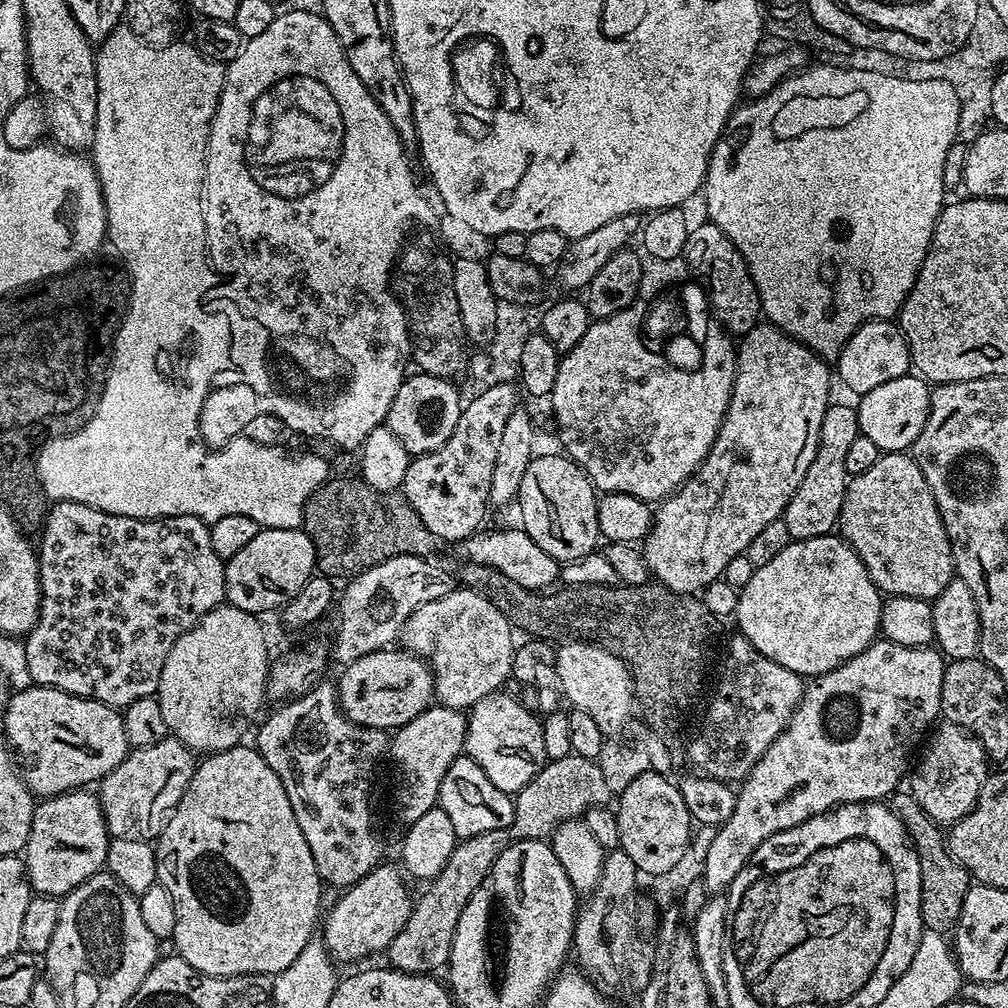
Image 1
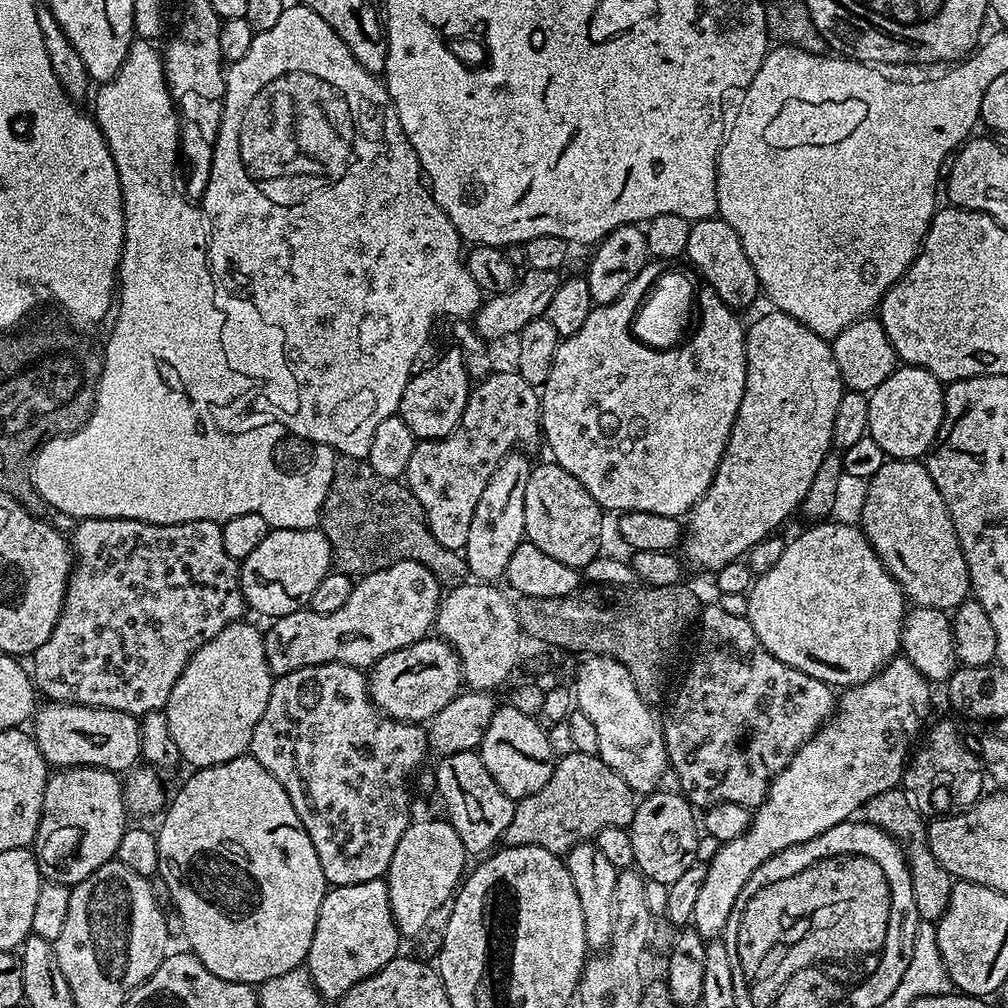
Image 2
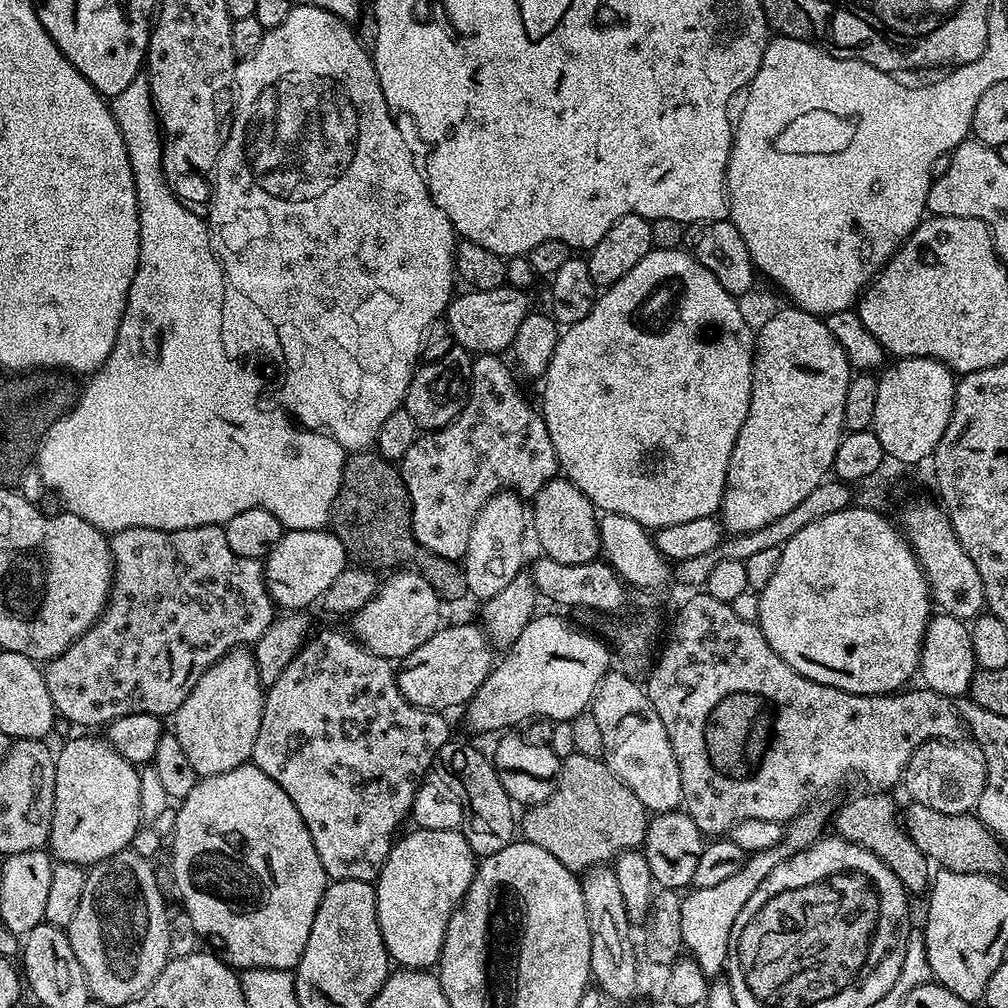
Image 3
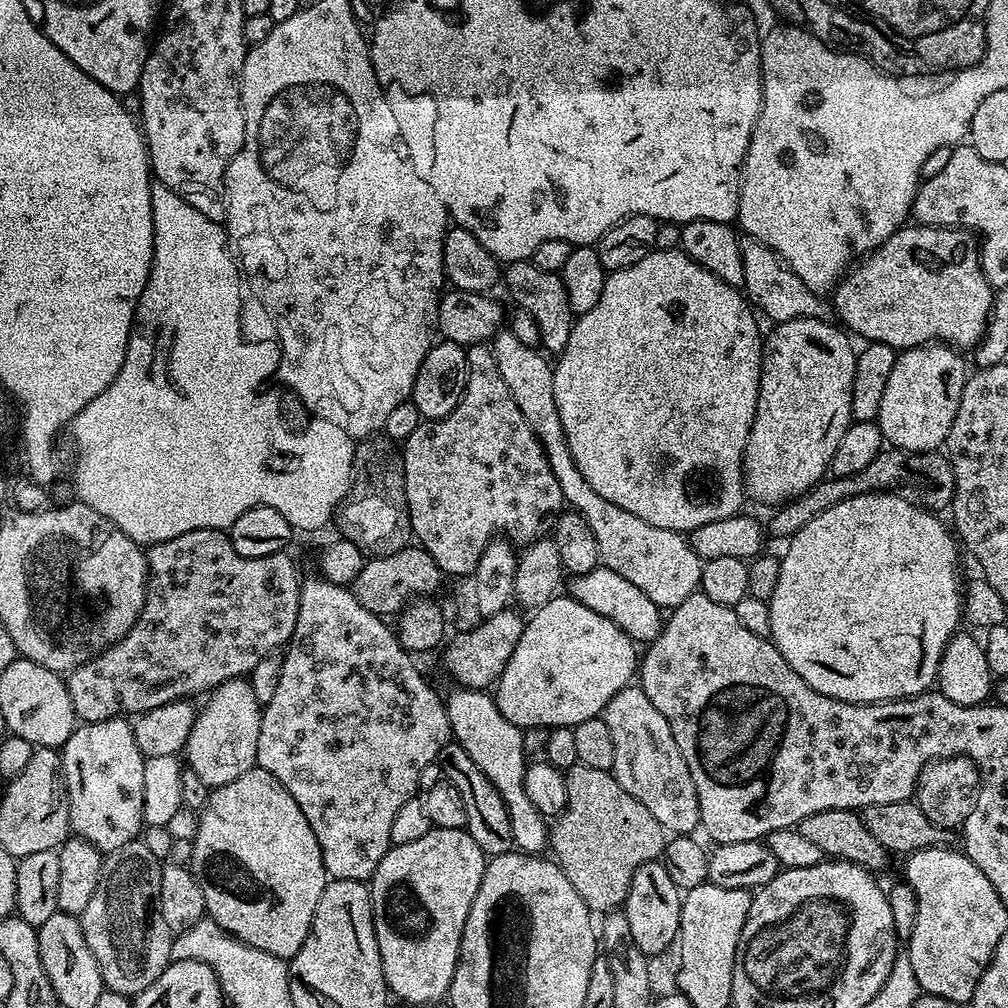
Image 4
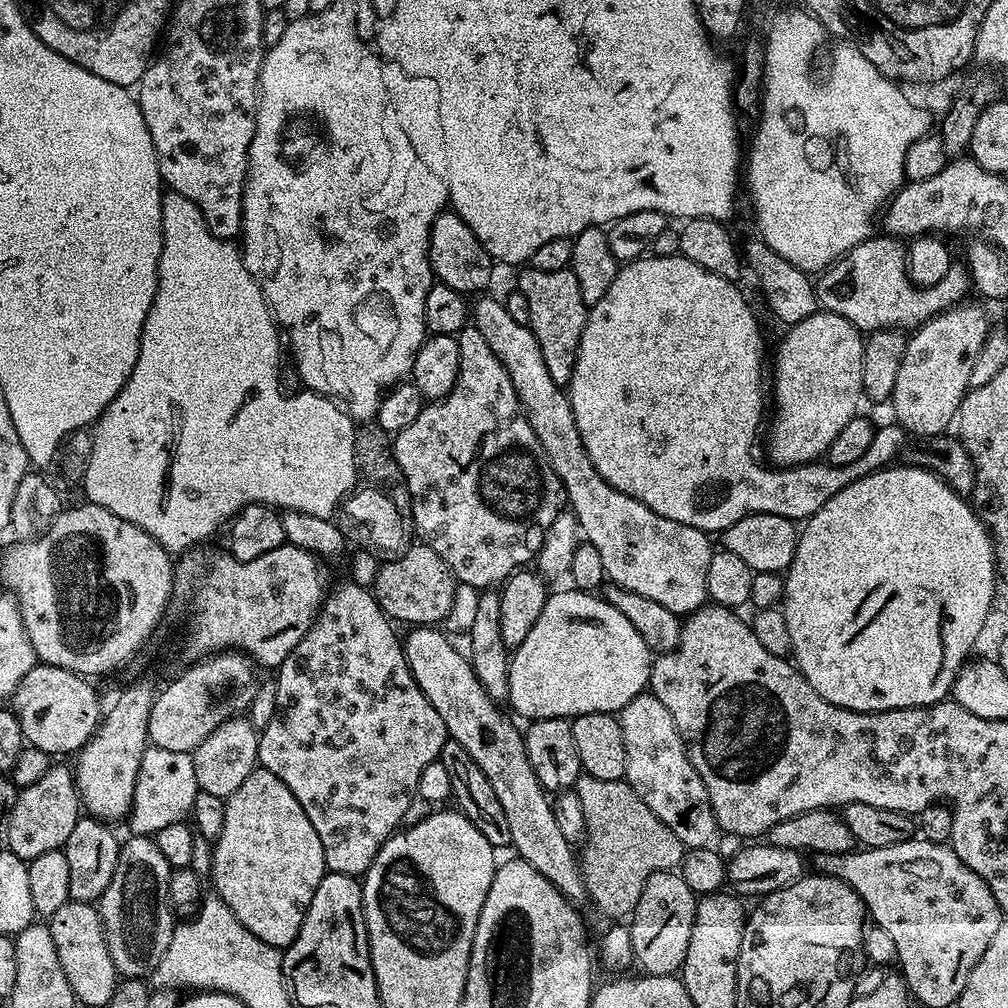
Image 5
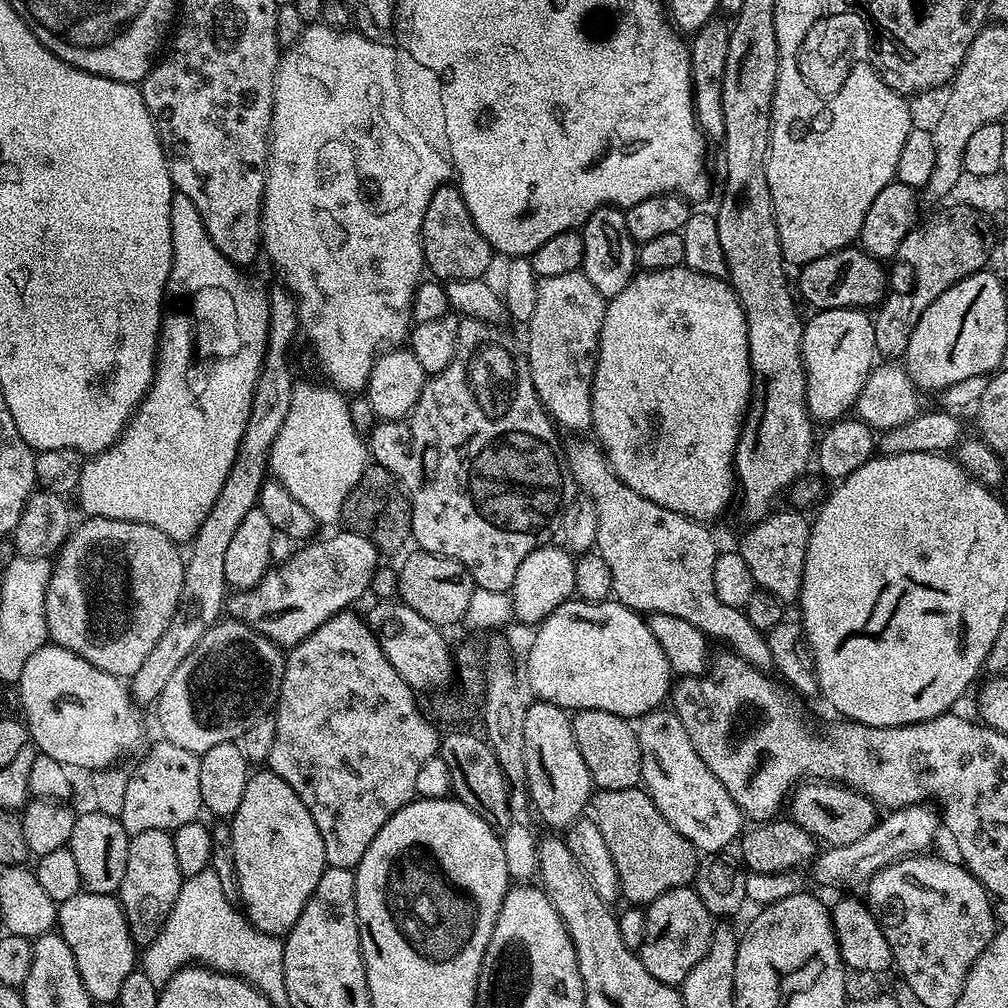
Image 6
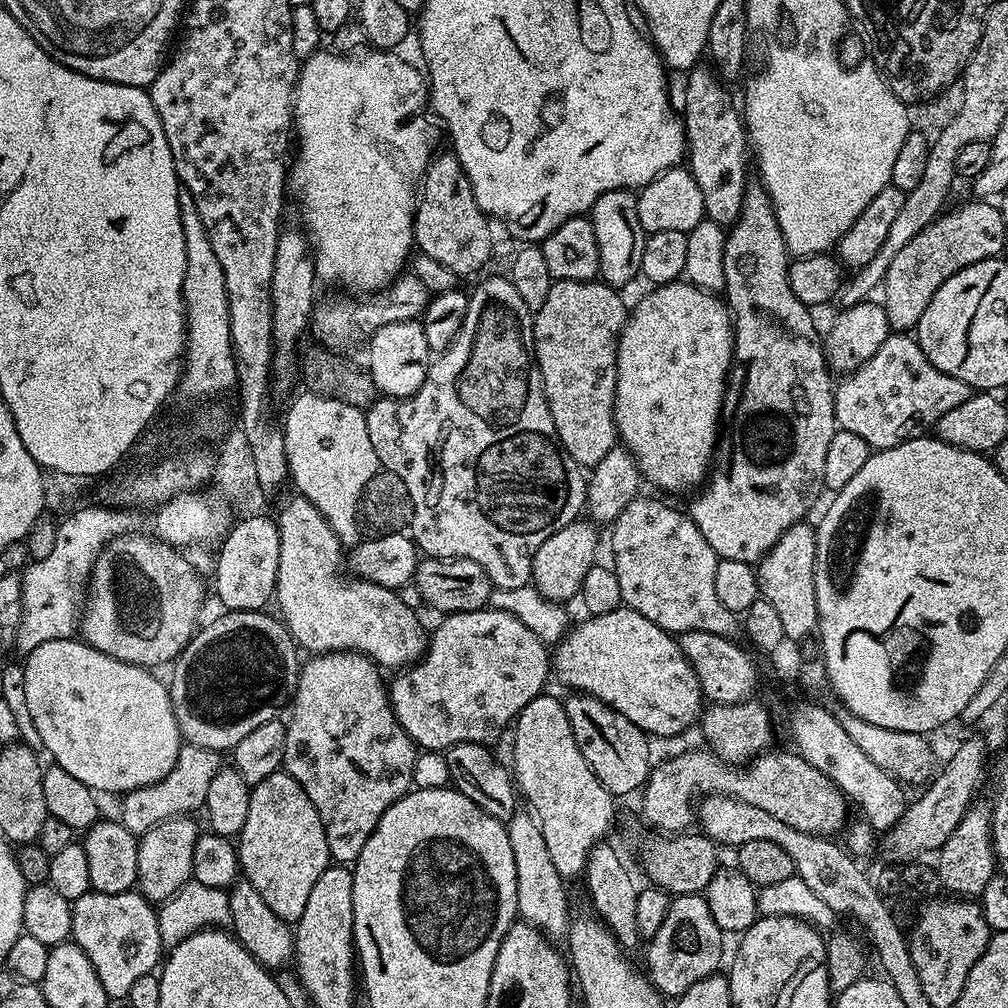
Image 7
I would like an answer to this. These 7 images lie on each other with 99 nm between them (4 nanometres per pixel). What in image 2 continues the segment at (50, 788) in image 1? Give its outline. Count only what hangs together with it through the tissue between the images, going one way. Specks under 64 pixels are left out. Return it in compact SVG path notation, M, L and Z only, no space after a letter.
M44 702L34 713L30 732L38 750L44 755L45 762L56 770L89 764L91 768L105 768L124 774L141 759L140 721L137 717L118 710Z

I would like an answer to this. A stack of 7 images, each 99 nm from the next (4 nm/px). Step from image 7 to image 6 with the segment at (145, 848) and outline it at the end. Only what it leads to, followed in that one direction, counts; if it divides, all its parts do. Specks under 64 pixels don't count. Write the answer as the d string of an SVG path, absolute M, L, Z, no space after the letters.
M142 830L142 834L129 839L126 874L122 874L118 899L128 923L128 933L137 945L147 946L158 938L170 914L174 898L178 898L181 879L172 833Z

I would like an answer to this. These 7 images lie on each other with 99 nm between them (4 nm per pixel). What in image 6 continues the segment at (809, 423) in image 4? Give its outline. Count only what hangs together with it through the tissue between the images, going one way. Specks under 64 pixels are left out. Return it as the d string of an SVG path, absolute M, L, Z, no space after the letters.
M826 308L812 315L816 316L807 317L802 334L804 374L808 377L806 402L808 413L811 414L813 421L831 422L847 417L855 409L858 394L877 363L873 317L863 308Z

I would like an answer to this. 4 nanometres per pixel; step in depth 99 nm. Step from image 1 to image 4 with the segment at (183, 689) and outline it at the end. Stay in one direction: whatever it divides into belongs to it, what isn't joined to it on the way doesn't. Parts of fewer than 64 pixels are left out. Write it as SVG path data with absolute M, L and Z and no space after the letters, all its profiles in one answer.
M237 678L222 682L217 688L211 689L204 708L196 713L196 721L192 724L186 757L188 756L187 767L207 786L208 789L221 788L226 782L234 782L234 778L242 778L254 767L257 767L256 755L258 754L258 730L260 729L260 714L262 706L258 698L254 698L254 690L247 679Z

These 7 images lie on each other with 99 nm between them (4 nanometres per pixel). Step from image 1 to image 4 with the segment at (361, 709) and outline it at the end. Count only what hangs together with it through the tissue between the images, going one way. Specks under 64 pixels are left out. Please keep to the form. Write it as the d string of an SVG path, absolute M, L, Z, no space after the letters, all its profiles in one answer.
M515 607L503 608L498 614L483 617L479 621L481 624L474 625L469 632L460 632L447 641L443 649L444 664L460 679L457 681L463 687L488 690L500 679L502 670L506 670L506 662L510 662L510 654L514 654L514 646L518 646L518 638L522 638L526 620L519 614Z

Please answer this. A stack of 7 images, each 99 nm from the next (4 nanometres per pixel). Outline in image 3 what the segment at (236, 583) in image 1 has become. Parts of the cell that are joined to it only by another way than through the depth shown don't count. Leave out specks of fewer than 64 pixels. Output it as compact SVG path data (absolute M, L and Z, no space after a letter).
M289 529L281 536L278 543L271 549L264 560L265 580L269 594L275 605L286 607L286 610L304 610L312 602L316 603L323 597L330 584L338 578L342 570L348 566L348 555L336 534L327 529L294 531Z

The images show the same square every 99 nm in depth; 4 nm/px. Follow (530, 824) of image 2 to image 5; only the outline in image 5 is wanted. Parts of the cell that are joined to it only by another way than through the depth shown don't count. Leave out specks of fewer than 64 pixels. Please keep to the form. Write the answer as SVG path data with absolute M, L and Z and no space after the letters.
M581 774L574 790L582 802L582 814L586 814L586 839L578 852L580 872L584 875L584 890L587 899L608 918L628 918L642 898L646 882L654 874L679 869L685 854L684 844L664 823L634 794L634 790L624 780L603 780L587 774Z

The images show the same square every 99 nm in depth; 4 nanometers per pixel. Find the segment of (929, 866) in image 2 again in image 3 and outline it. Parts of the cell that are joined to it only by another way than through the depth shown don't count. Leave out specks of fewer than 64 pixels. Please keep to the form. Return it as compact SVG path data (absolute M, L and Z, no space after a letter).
M868 790L865 796L856 796L853 800L848 800L836 812L836 832L839 839L851 844L861 844L863 848L868 848L902 882L904 891L909 894L927 893L930 887L930 861L928 857L914 846L914 842L908 836L908 831L904 829L901 813L896 813L896 804L891 800L889 793L884 790Z

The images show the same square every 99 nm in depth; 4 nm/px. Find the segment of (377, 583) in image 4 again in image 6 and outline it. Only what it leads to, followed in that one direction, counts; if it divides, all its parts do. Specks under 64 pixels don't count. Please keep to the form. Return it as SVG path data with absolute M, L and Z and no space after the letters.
M423 550L415 551L409 554L404 565L399 565L399 599L410 606L410 610L422 614L422 618L426 618L426 622L436 628L448 630L451 624L459 625L464 619L474 589L472 576L466 566L462 566L454 558Z

